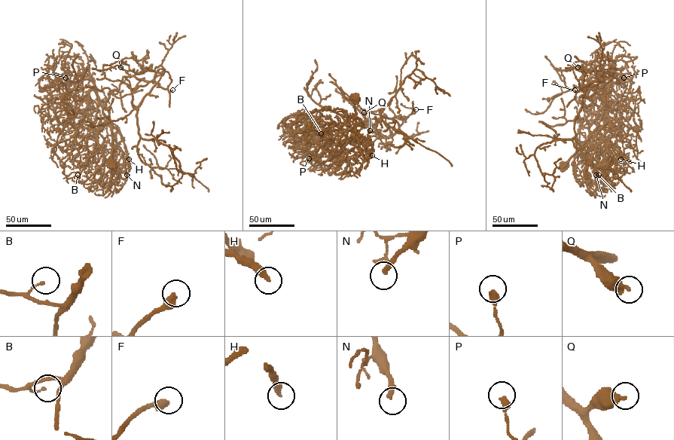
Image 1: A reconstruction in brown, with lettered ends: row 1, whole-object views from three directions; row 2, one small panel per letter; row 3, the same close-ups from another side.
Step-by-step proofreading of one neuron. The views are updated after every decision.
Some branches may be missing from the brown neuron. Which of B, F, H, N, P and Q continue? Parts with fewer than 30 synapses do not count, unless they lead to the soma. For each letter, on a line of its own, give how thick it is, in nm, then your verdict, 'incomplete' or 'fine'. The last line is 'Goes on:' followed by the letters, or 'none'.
B: 130 nm | fine
F: 400 nm | incomplete
H: 360 nm | incomplete
N: 280 nm | incomplete
P: 360 nm | fine
Q: 480 nm | fine
Goes on: F, H, N

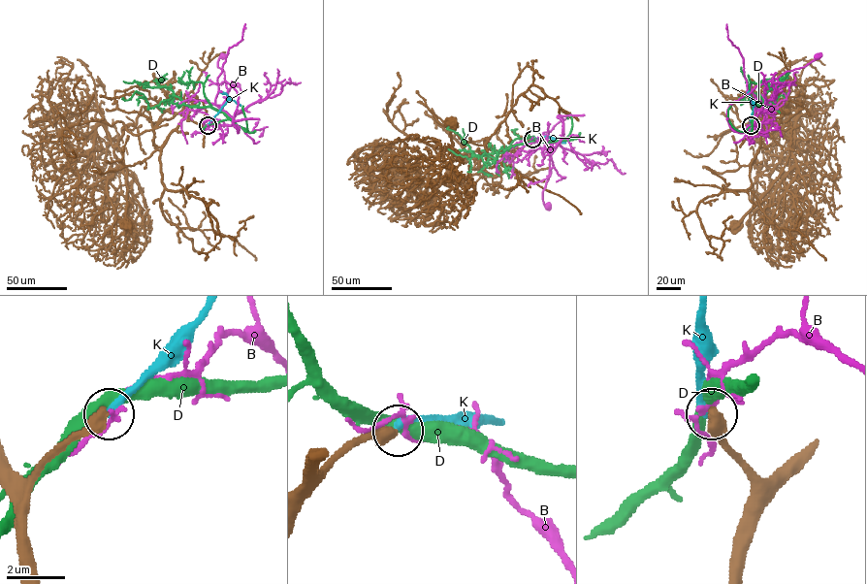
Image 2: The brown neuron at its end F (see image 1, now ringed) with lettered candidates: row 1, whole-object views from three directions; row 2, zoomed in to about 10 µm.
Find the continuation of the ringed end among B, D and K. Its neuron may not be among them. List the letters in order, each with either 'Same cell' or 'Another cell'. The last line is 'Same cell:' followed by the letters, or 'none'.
B: Another cell
D: Another cell
K: Same cell
Same cell: K

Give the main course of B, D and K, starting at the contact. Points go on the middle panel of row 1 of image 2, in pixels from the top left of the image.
B: (531, 139), (540, 148), (553, 147), (561, 116), (561, 140), (542, 192), (548, 207)
D: (531, 139), (553, 141), (531, 141), (480, 157), (473, 155), (468, 146), (457, 133), (448, 129), (448, 126)
K: (532, 139), (544, 141), (553, 139), (543, 137)

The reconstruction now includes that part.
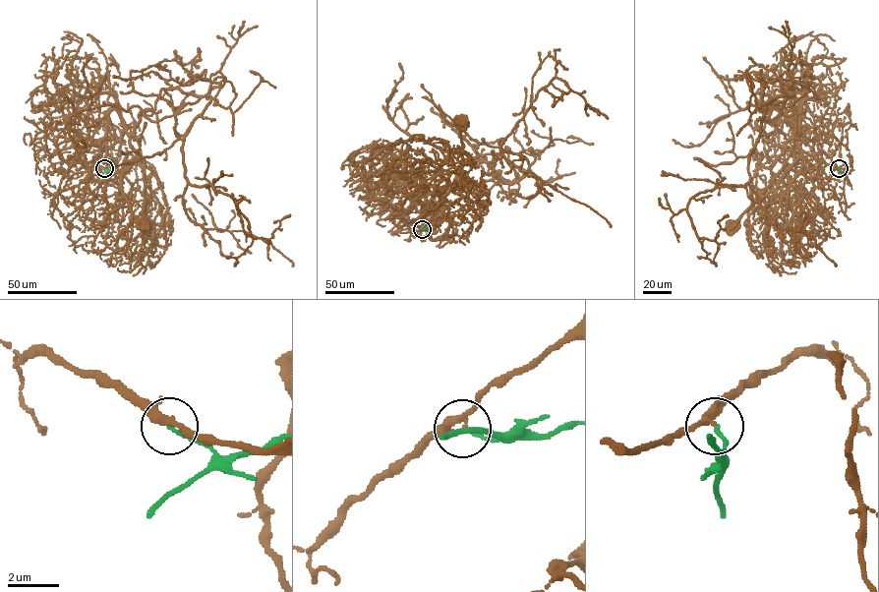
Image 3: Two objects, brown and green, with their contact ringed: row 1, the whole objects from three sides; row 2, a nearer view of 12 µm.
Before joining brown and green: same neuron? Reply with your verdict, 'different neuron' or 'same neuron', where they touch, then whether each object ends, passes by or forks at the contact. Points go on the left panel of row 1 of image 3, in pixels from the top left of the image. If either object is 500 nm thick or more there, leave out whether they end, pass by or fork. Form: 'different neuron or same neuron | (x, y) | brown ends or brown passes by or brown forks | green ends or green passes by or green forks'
different neuron | (104, 168) | brown passes by | green ends

